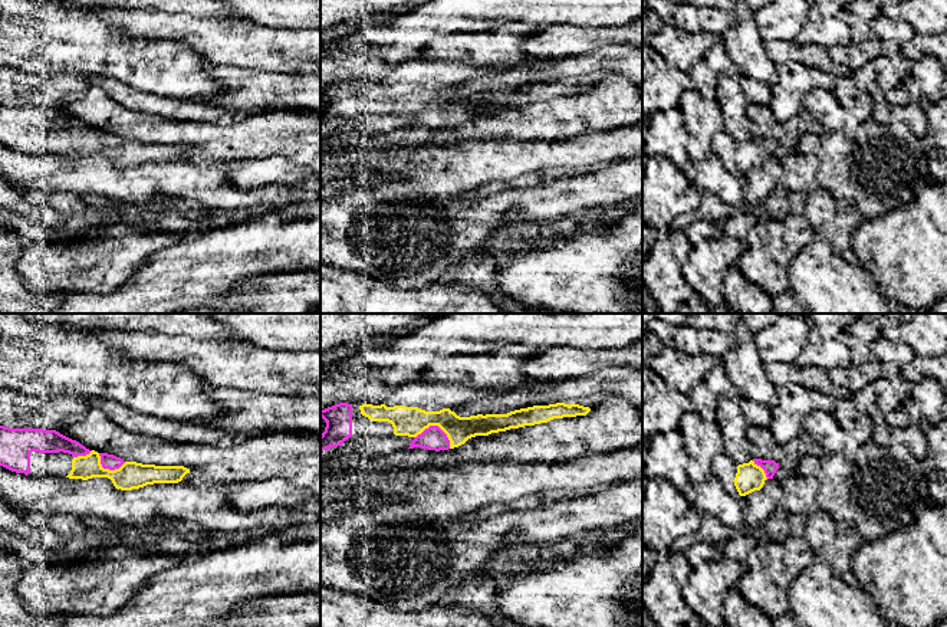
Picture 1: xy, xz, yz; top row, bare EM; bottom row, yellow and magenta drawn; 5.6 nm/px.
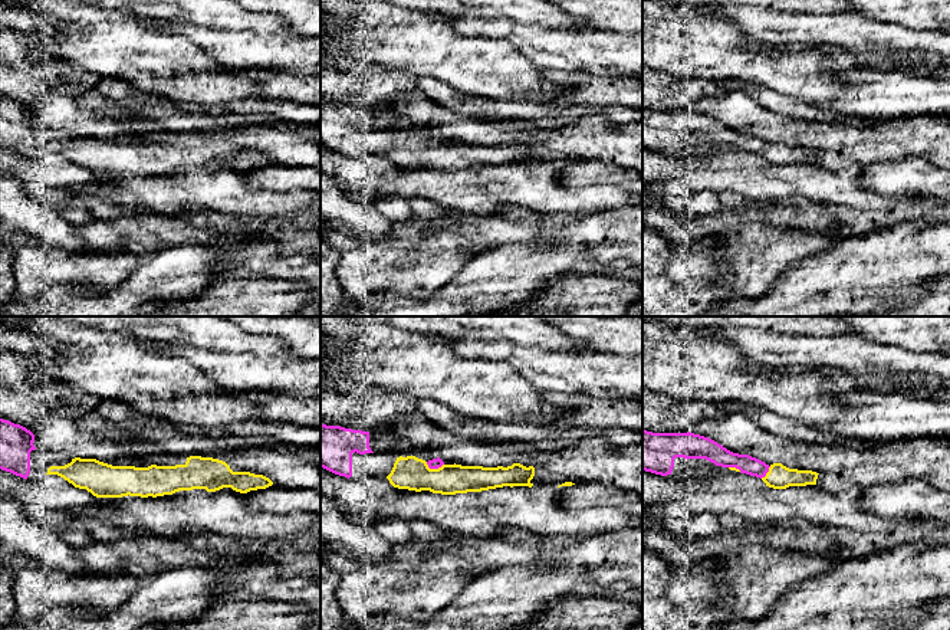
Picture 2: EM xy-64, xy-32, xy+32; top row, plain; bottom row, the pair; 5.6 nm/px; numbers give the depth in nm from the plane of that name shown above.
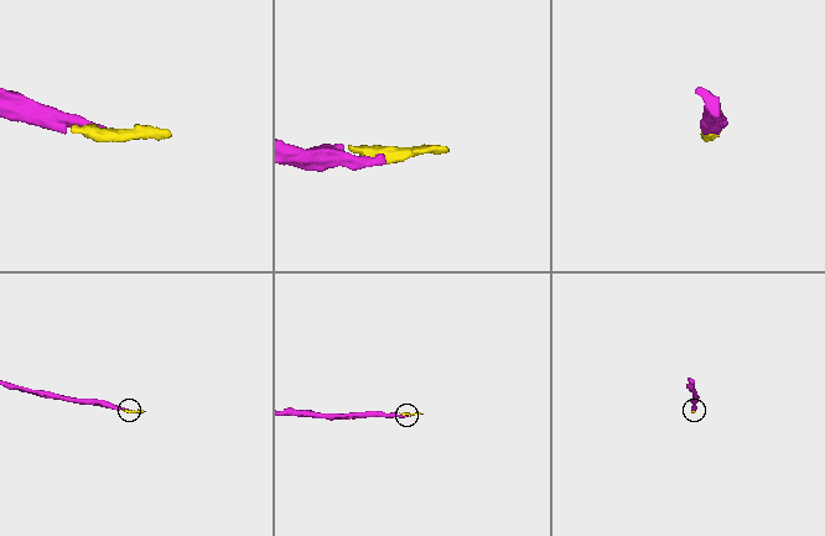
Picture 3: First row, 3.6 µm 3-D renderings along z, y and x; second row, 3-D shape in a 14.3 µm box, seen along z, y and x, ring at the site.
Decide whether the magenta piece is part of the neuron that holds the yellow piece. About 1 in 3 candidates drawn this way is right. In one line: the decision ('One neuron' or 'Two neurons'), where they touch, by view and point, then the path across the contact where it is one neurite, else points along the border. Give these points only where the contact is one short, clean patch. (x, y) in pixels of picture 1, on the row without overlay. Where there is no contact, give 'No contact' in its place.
One neuron. Touches yellow at xz (437, 102). Path across: xz (411, 99), (437, 102), (433, 115)

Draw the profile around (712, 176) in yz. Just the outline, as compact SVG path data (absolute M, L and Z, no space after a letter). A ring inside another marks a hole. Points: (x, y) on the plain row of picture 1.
M711 154L706 160L693 163L693 168L691 180L701 193L717 196L734 210L744 206L744 177L740 173L730 173L721 158Z

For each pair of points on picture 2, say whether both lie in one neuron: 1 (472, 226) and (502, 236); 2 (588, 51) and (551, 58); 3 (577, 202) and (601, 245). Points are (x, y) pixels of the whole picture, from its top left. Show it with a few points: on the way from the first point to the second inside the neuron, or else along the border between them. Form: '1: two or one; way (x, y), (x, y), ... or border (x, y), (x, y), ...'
1: one; way (479, 227), (495, 229)
2: one; way (579, 51), (559, 51)
3: two; border (618, 207), (582, 216)

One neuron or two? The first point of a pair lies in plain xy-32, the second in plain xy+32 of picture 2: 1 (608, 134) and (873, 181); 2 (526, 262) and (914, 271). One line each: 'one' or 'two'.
1: two
2: one

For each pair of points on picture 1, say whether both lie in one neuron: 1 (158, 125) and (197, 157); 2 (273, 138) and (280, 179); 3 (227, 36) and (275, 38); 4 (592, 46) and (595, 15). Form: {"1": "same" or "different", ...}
{"1": "same", "2": "different", "3": "same", "4": "different"}

